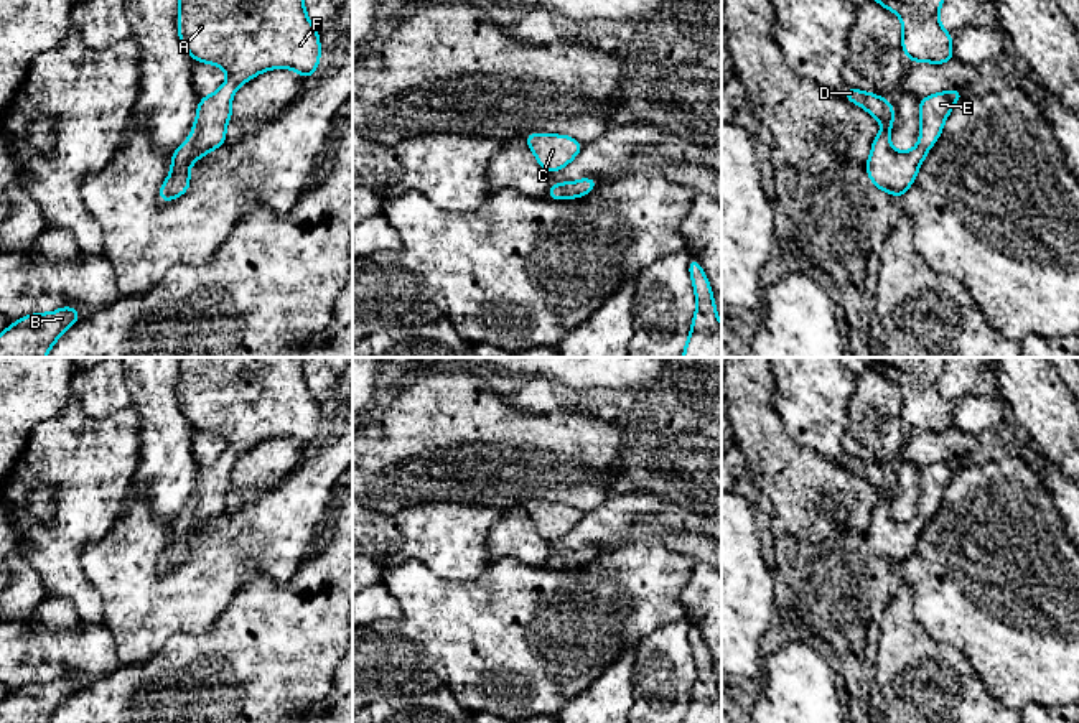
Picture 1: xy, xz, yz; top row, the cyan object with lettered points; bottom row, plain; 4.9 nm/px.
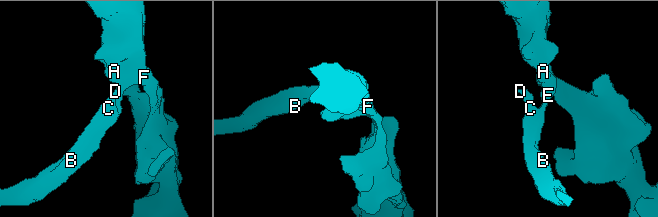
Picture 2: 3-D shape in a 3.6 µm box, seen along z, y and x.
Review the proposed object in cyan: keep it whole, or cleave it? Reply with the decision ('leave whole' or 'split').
leave whole

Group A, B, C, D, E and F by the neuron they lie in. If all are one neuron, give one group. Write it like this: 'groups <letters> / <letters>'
groups A B C D E F

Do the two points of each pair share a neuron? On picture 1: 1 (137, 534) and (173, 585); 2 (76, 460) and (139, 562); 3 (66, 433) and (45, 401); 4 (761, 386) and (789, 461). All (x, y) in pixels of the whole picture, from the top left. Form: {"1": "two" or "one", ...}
{"1": "one", "2": "two", "3": "two", "4": "one"}

